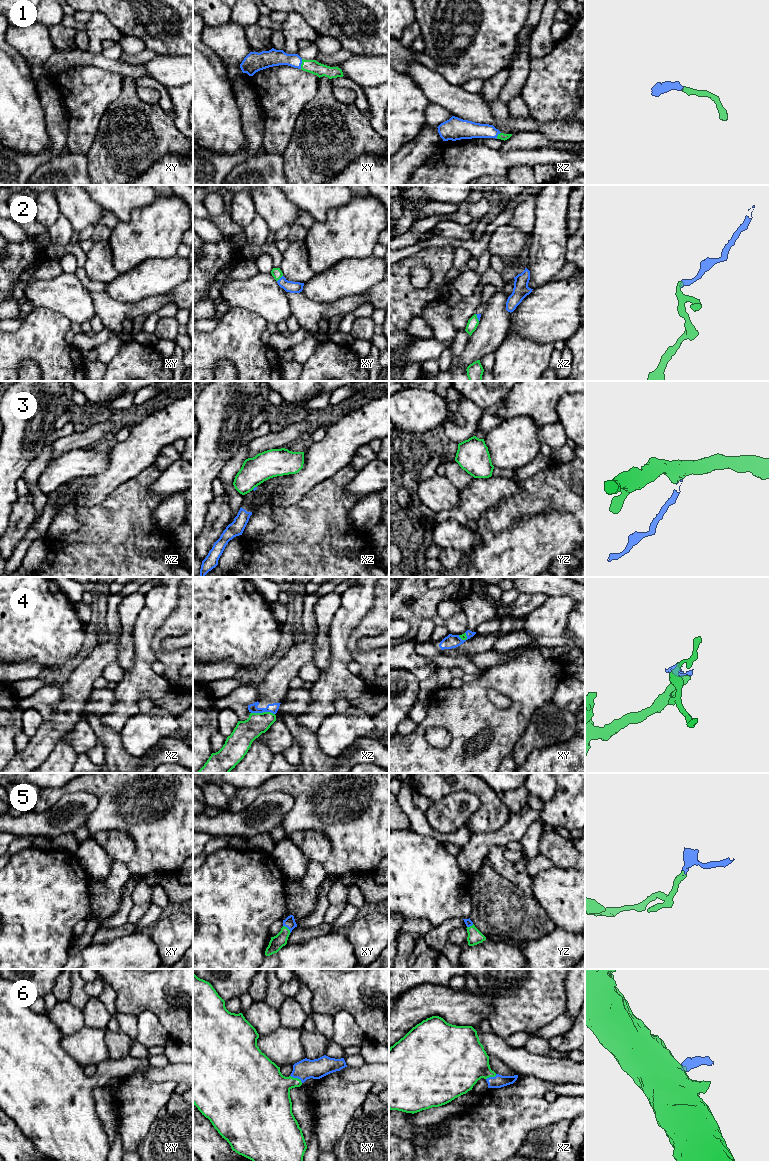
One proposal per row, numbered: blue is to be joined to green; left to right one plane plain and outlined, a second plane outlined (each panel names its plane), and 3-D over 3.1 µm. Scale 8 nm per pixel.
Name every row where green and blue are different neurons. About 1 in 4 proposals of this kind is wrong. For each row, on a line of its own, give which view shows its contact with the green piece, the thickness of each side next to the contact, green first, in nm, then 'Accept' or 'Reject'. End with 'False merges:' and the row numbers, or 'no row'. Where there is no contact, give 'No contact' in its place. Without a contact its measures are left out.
1: Touches green in xy. Thickness 110 nm (green) against 140 nm. Accept
2: Touches green in xy. Thickness 80 nm (green) against 100 nm. Accept
3: Touches green in xz. Thickness 220 nm (green) against 20 nm. Reject
4: Touches green in xz. Thickness 190 nm (green) against 80 nm. Accept
5: Touches green in xy. Thickness 110 nm (green) against 90 nm. Accept
6: Touches green in xy. Thickness 360 nm (green) against 160 nm. Accept
False merges: 3

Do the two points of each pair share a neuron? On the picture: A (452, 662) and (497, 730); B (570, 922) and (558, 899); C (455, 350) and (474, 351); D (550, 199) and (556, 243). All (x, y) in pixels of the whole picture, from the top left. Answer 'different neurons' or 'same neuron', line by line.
A: different neurons
B: same neuron
C: different neurons
D: same neuron

